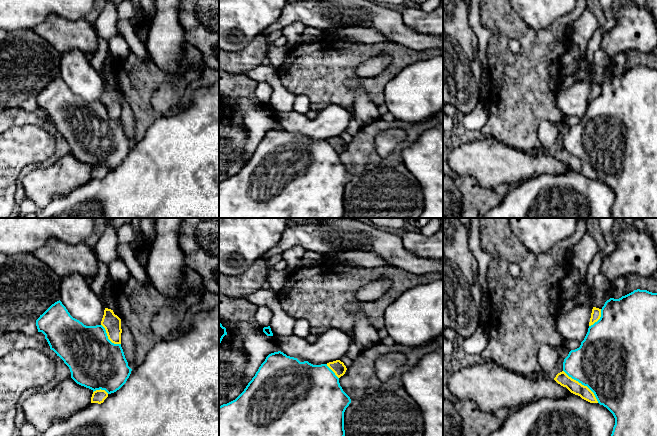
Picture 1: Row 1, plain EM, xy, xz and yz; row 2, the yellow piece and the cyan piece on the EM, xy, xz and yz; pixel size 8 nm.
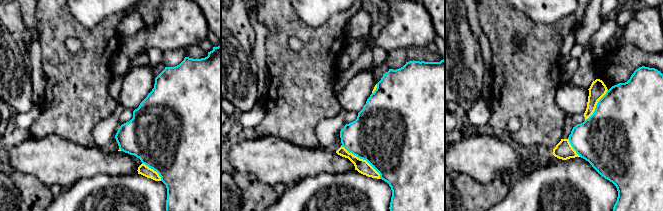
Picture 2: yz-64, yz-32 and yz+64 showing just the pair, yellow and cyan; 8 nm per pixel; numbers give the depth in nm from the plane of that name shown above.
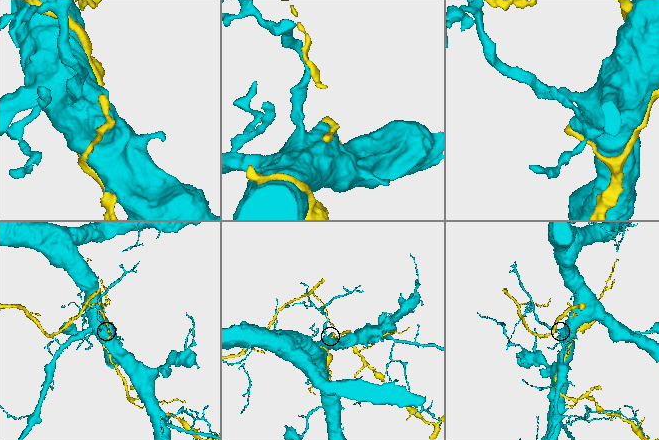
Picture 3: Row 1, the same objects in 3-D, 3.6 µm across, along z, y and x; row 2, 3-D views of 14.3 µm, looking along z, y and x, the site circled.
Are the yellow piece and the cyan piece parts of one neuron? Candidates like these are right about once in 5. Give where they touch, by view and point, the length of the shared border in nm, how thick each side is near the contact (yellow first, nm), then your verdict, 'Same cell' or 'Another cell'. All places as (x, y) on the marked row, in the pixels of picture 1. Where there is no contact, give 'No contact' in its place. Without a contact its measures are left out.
Touches yellow at yz (583, 385). Shared border 380 nm. Thickness 100 nm (yellow) against 480 nm. Another cell

